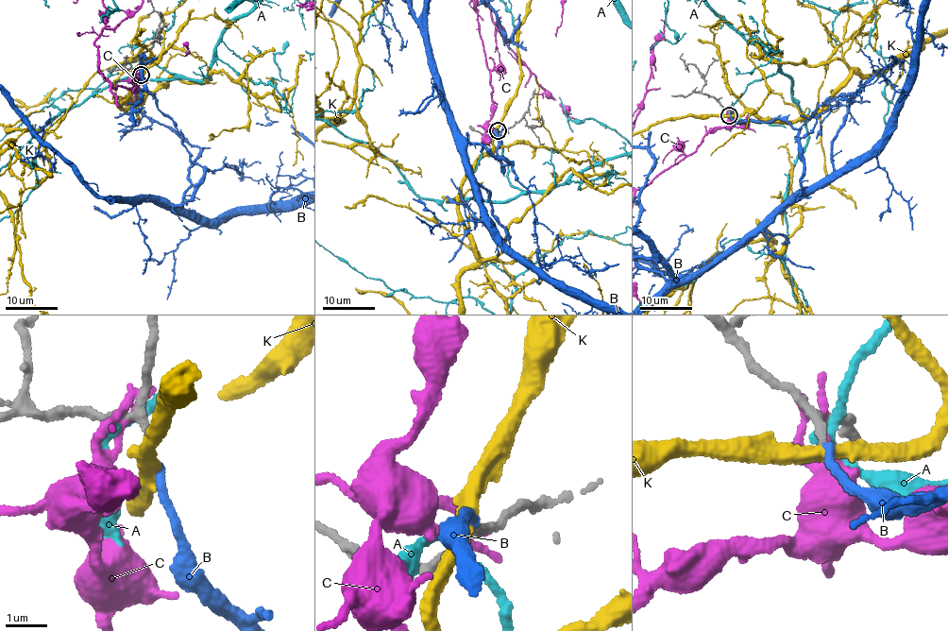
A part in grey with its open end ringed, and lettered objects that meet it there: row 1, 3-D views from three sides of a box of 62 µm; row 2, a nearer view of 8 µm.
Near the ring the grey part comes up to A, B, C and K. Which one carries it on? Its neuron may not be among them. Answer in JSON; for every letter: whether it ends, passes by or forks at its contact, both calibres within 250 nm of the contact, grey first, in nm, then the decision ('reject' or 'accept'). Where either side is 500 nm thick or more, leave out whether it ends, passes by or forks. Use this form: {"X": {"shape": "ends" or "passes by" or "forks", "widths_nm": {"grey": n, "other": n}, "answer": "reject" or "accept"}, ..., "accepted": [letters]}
{"A": {"shape": "passes by", "widths_nm": {"grey": 150, "other": 240}, "answer": "reject"}, "B": {"shape": "ends", "widths_nm": {"grey": 160, "other": 190}, "answer": "accept"}, "C": {"shape": "ends", "widths_nm": {"grey": 180, "other": 240}, "answer": "reject"}, "K": {"shape": "passes by", "widths_nm": {"grey": 170, "other": 400}, "answer": "reject"}, "accepted": ["B"]}

